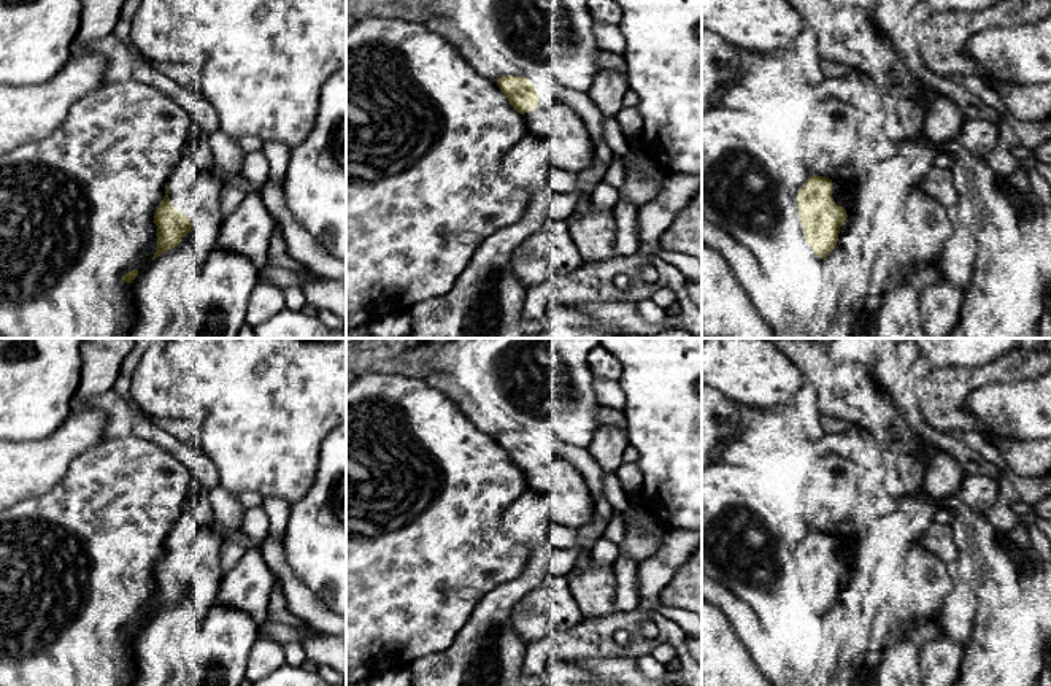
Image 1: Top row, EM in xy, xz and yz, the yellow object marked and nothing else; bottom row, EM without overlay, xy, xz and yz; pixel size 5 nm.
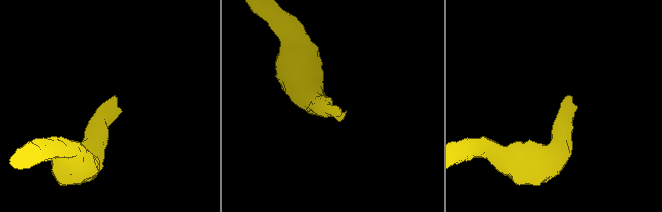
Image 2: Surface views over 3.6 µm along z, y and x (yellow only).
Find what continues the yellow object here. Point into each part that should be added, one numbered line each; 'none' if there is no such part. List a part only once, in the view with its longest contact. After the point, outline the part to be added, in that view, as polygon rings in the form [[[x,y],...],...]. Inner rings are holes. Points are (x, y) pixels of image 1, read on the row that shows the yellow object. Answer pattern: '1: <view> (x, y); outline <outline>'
1: xy (192, 191); outline [[[181,159],[167,186],[171,205],[191,219],[194,229],[206,219],[222,218],[216,208],[222,179],[214,167],[202,170],[192,159]]]

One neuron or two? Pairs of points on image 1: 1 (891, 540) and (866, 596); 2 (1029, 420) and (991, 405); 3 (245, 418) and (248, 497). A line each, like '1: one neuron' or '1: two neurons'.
1: one neuron
2: one neuron
3: two neurons

